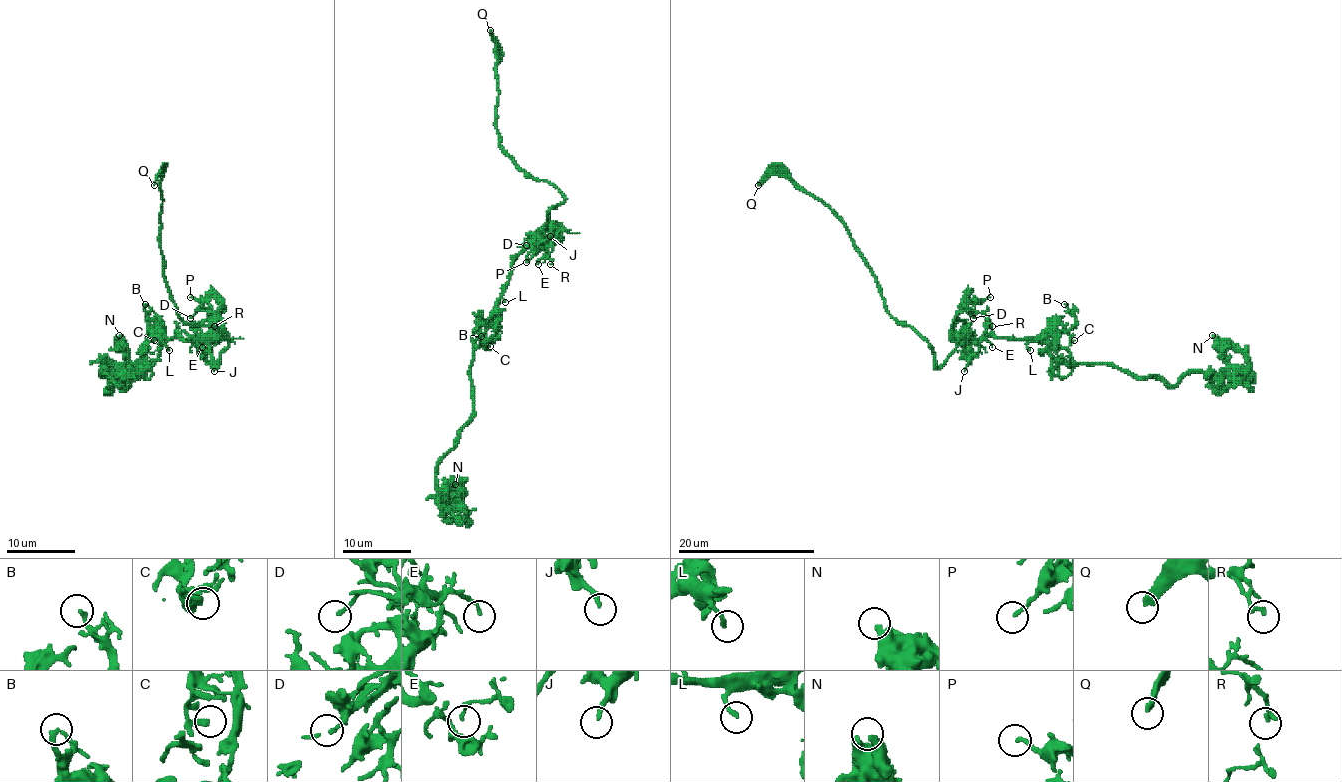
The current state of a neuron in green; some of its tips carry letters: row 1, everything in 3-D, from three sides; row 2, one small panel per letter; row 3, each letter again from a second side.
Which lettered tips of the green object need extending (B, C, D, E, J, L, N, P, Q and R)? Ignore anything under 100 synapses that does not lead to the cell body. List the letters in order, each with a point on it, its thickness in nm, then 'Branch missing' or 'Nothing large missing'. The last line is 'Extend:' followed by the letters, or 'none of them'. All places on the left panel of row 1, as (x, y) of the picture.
B: Place: (145, 304). Thickness 220 nm. Nothing large missing
C: Place: (154, 340). Thickness 170 nm. Nothing large missing
D: Place: (190, 318). Thickness 160 nm. Nothing large missing
E: Place: (202, 347). Thickness 150 nm. Nothing large missing
J: Place: (214, 371). Thickness 220 nm. Nothing large missing
L: Place: (169, 350). Thickness 190 nm. Nothing large missing
N: Place: (119, 335). Thickness 340 nm. Nothing large missing
P: Place: (190, 297). Thickness 170 nm. Nothing large missing
Q: Place: (154, 185). Thickness 320 nm. Branch missing
R: Place: (214, 326). Thickness 190 nm. Nothing large missing
Extend: Q

